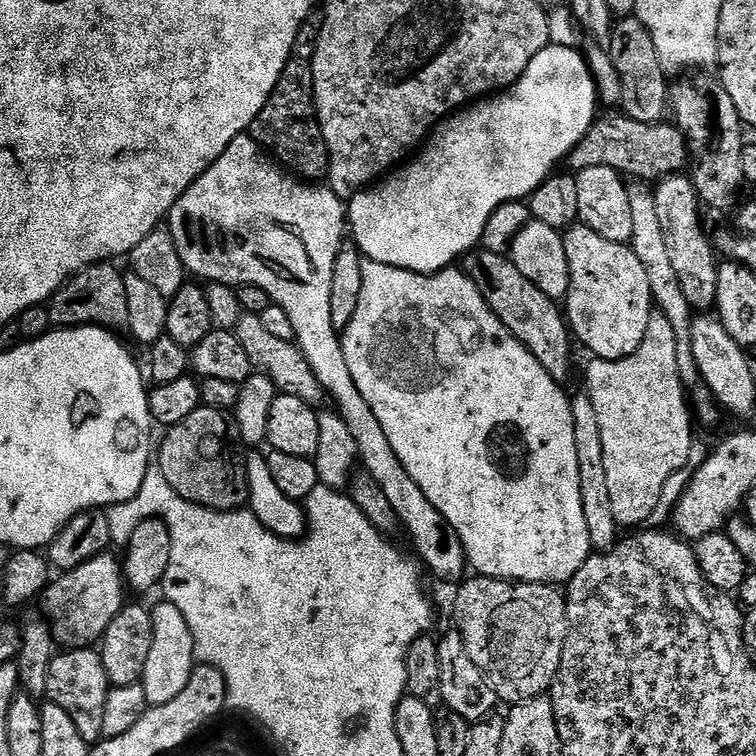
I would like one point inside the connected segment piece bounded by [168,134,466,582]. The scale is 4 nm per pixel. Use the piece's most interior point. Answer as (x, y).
(245, 220)

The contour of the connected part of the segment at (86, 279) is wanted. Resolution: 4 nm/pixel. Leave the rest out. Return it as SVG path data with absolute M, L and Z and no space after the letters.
M110 262L92 264L62 285L59 292L54 293L46 304L53 327L101 327L110 330L117 327L118 320L127 321L129 310L124 274L116 266Z

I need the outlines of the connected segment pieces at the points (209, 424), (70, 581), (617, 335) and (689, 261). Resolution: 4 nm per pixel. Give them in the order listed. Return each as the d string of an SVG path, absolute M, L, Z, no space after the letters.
M201 406L165 436L168 437L161 446L159 443L156 463L179 496L218 512L234 512L245 507L248 501L246 452L240 442L240 431L232 427L227 413Z
M111 551L95 556L74 570L63 573L60 580L53 579L42 593L43 615L52 626L52 635L68 648L87 648L95 645L106 634L110 622L118 618L126 603L124 566L112 557Z
M583 222L573 224L563 233L563 237L566 246L566 262L570 266L566 319L573 337L579 343L581 340L597 360L621 360L634 354L634 350L642 346L642 338L646 338L648 323L654 311L650 278L646 278L646 270L642 262L638 262L638 258L628 244L610 242L602 238L602 234L587 228Z
M691 175L667 176L655 185L658 218L662 222L662 234L666 238L666 250L670 250L670 266L678 274L682 294L693 310L716 307L716 287L718 286L718 253L710 236L704 233L704 220L700 217L702 205L700 195Z

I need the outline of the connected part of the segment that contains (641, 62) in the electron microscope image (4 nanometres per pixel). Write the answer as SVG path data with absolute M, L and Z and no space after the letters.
M636 15L625 16L615 25L611 44L610 55L622 82L623 115L634 118L634 122L661 123L670 108L670 80L658 62L658 50L654 50L650 30L642 26Z

